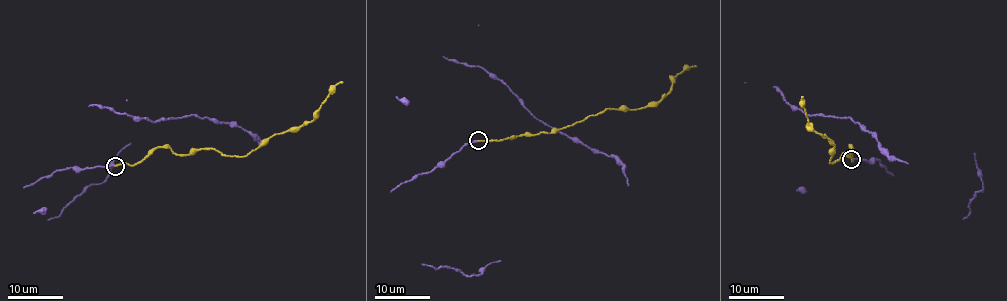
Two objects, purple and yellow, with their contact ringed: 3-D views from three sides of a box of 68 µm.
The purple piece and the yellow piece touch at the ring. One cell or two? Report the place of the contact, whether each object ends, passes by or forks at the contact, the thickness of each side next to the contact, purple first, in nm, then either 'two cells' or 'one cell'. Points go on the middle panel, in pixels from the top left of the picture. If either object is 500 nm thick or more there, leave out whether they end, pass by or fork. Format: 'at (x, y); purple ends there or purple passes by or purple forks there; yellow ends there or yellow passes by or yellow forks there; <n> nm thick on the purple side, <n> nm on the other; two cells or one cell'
at (478, 140); purple ends there; yellow ends there; 280 nm thick on the purple side, 190 nm on the other; one cell

